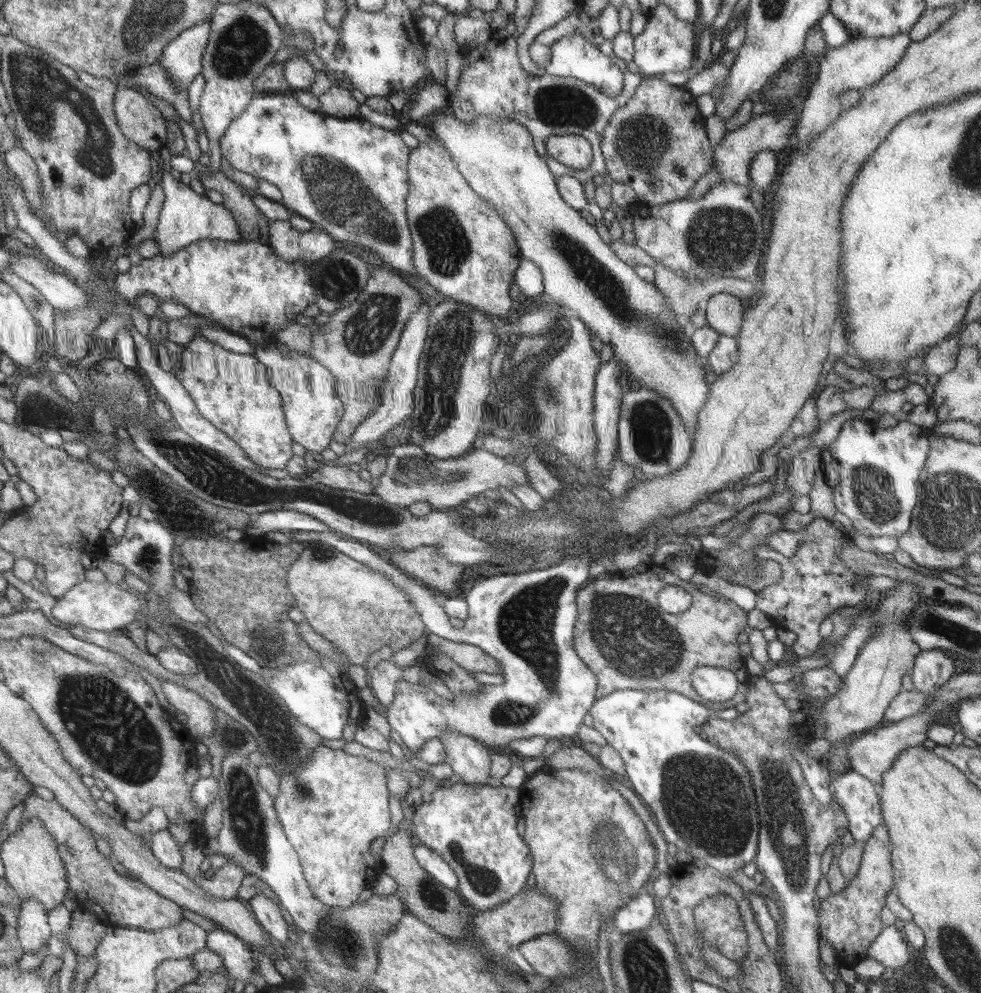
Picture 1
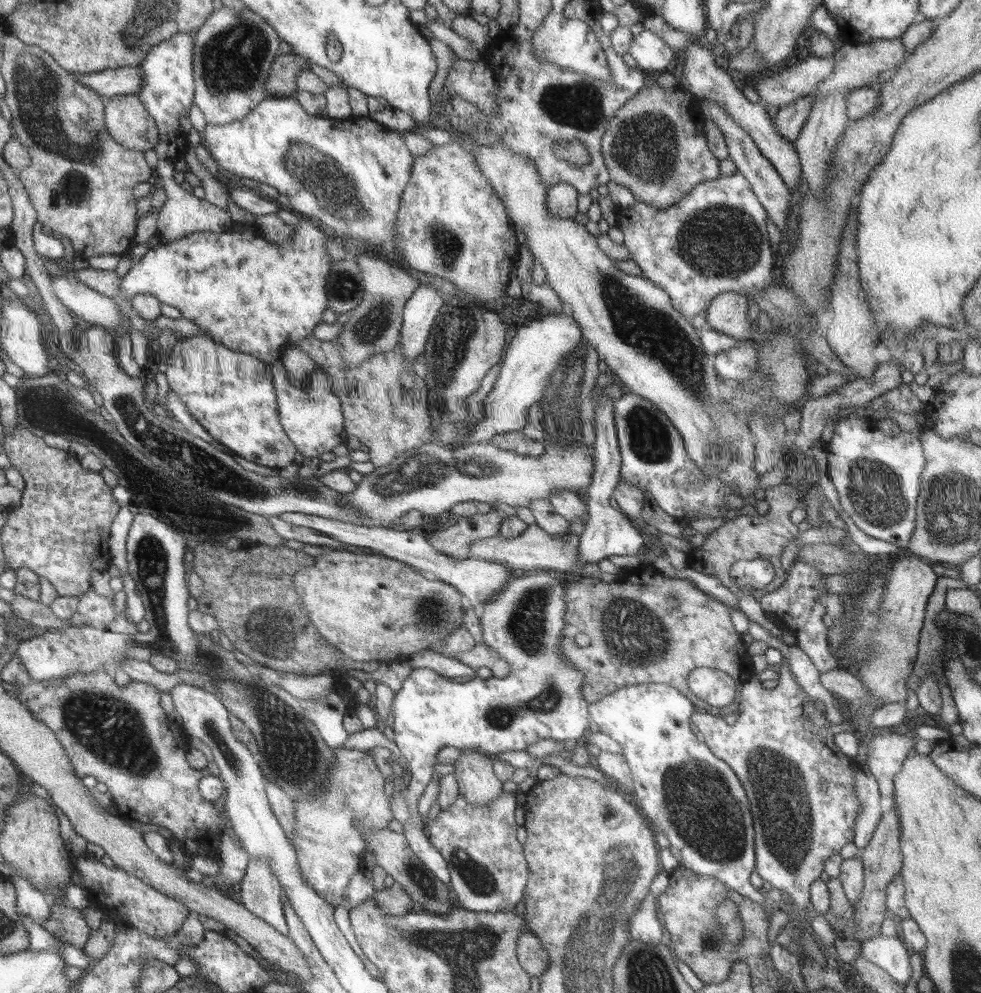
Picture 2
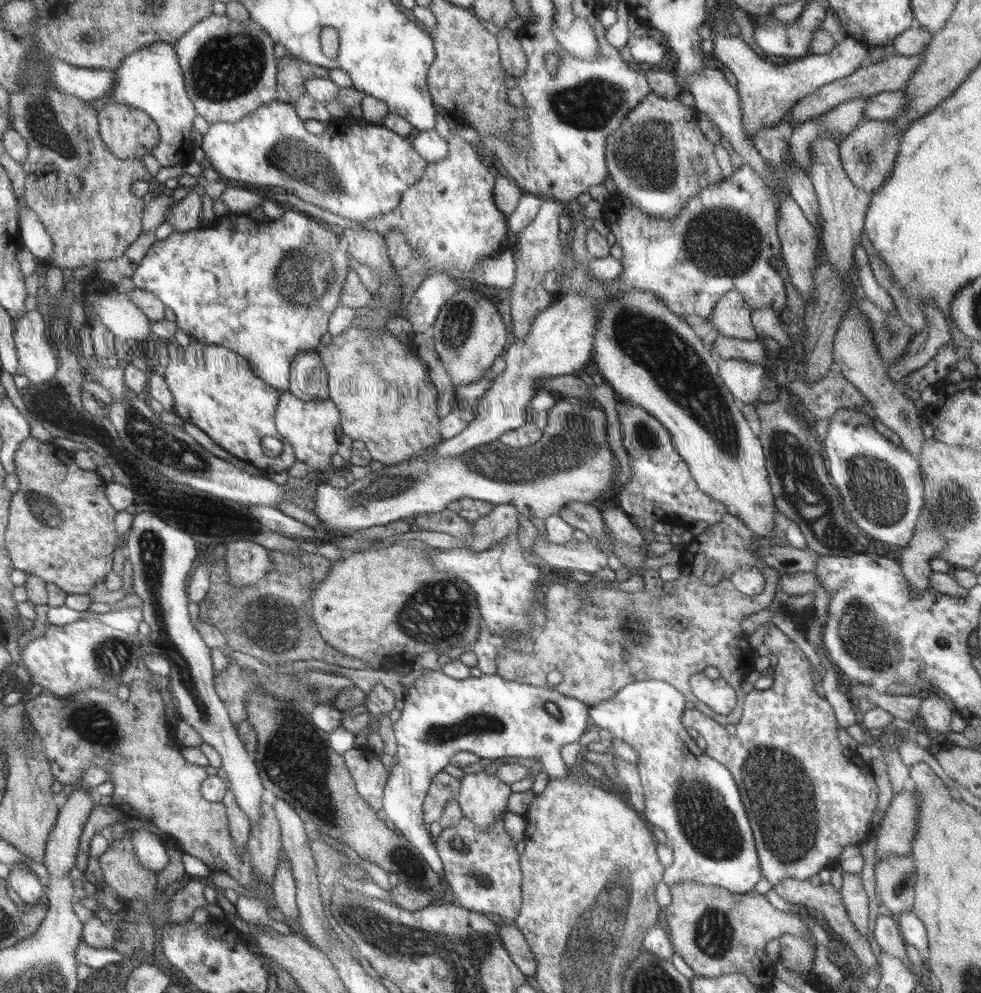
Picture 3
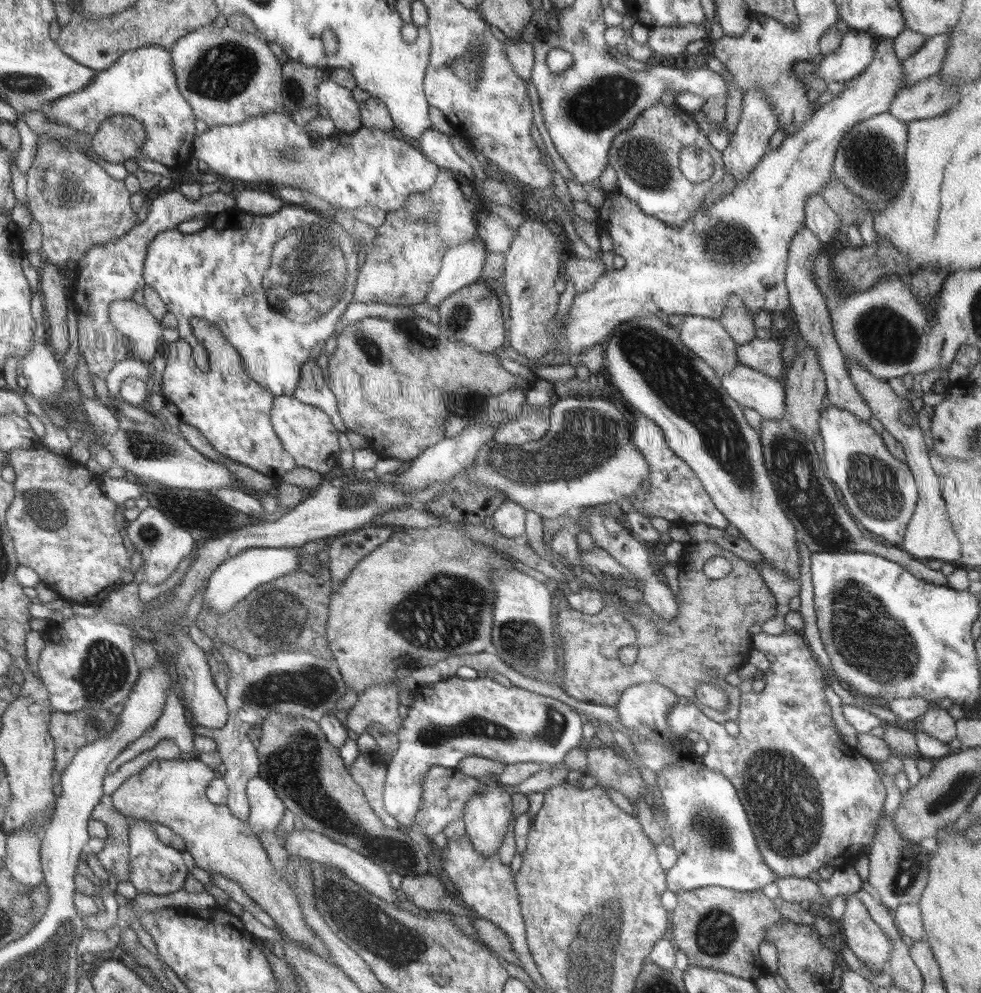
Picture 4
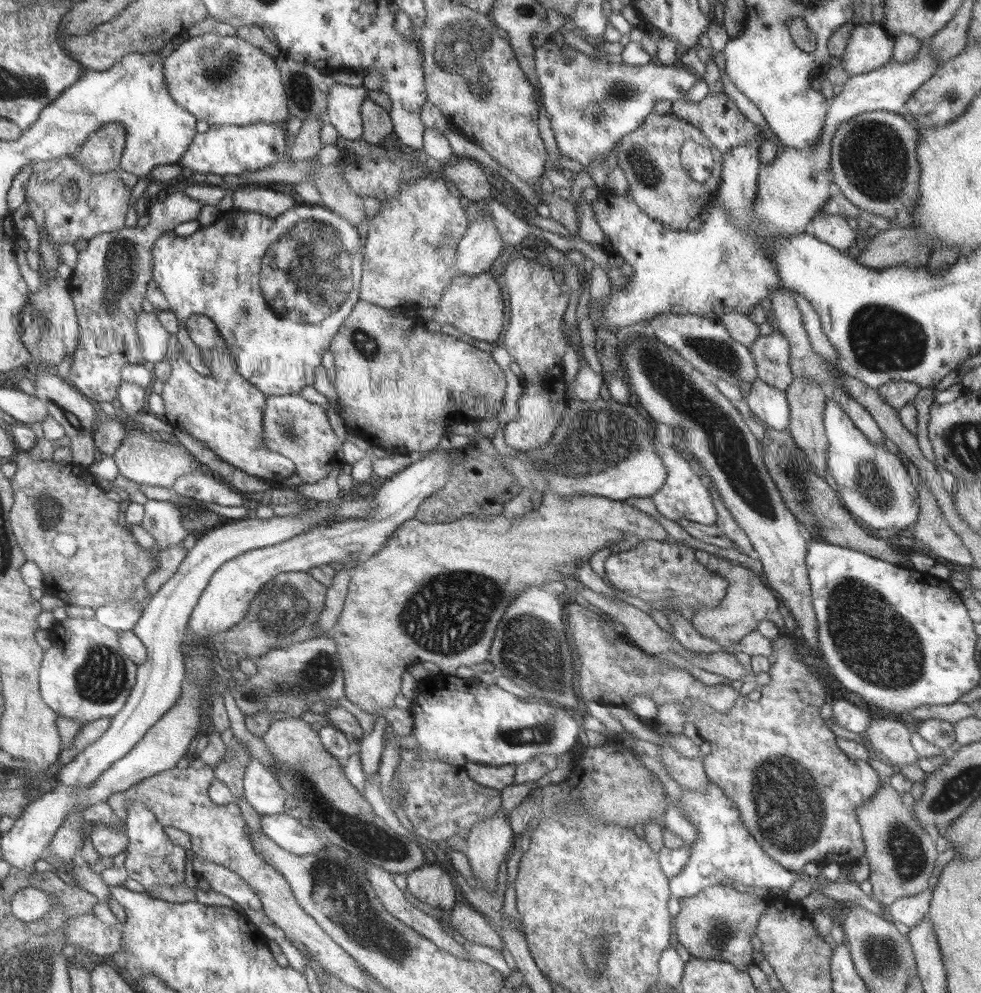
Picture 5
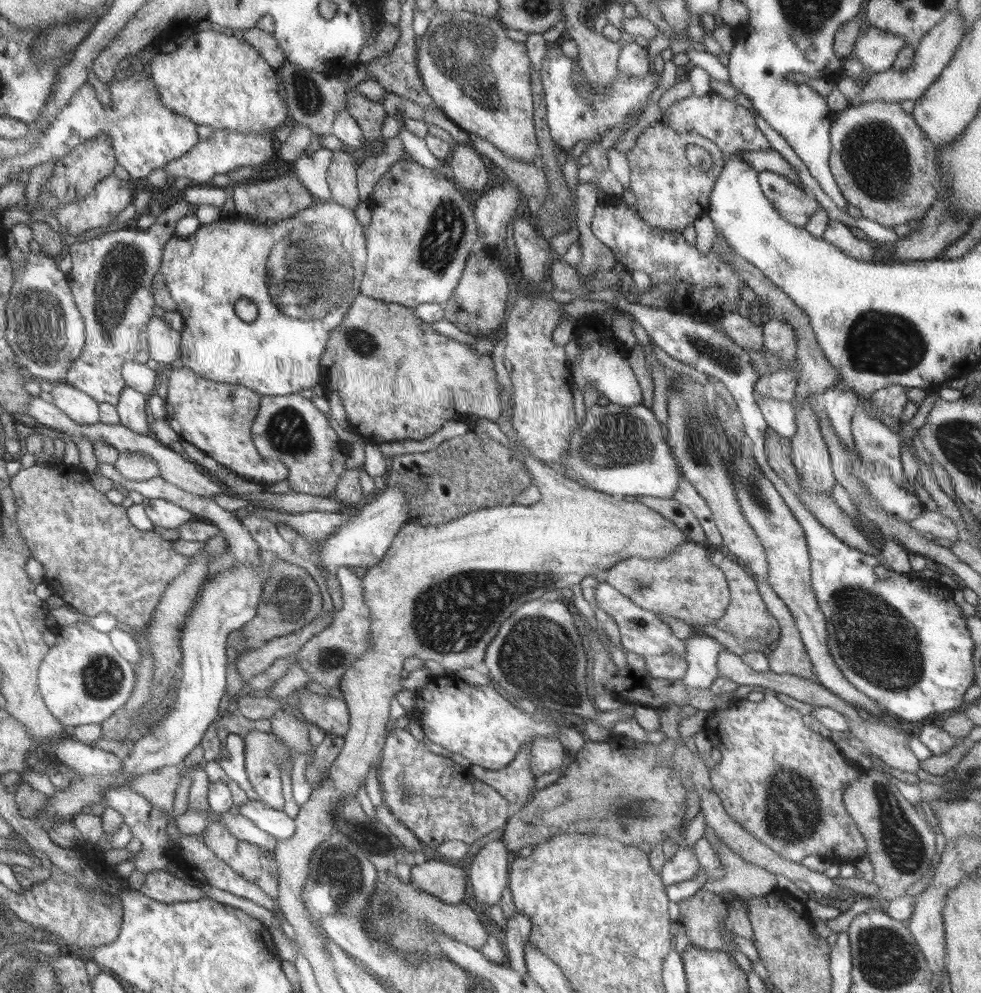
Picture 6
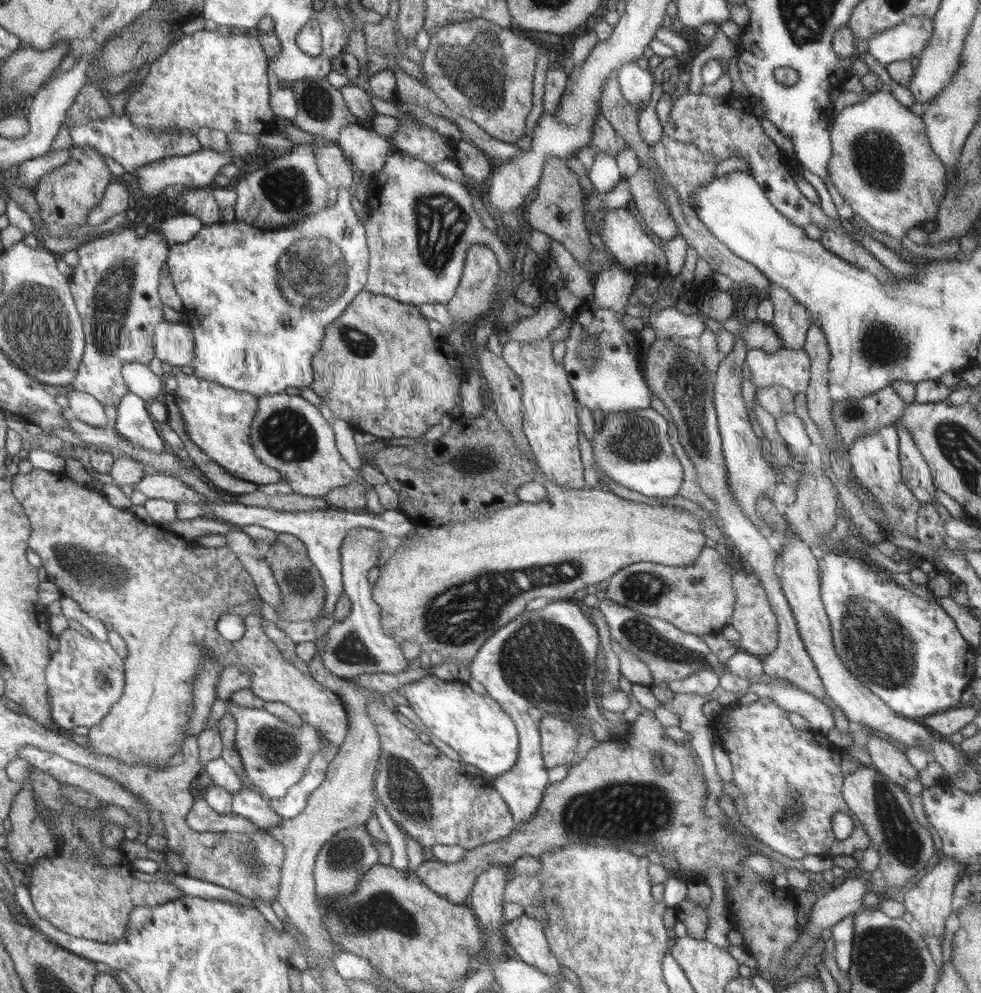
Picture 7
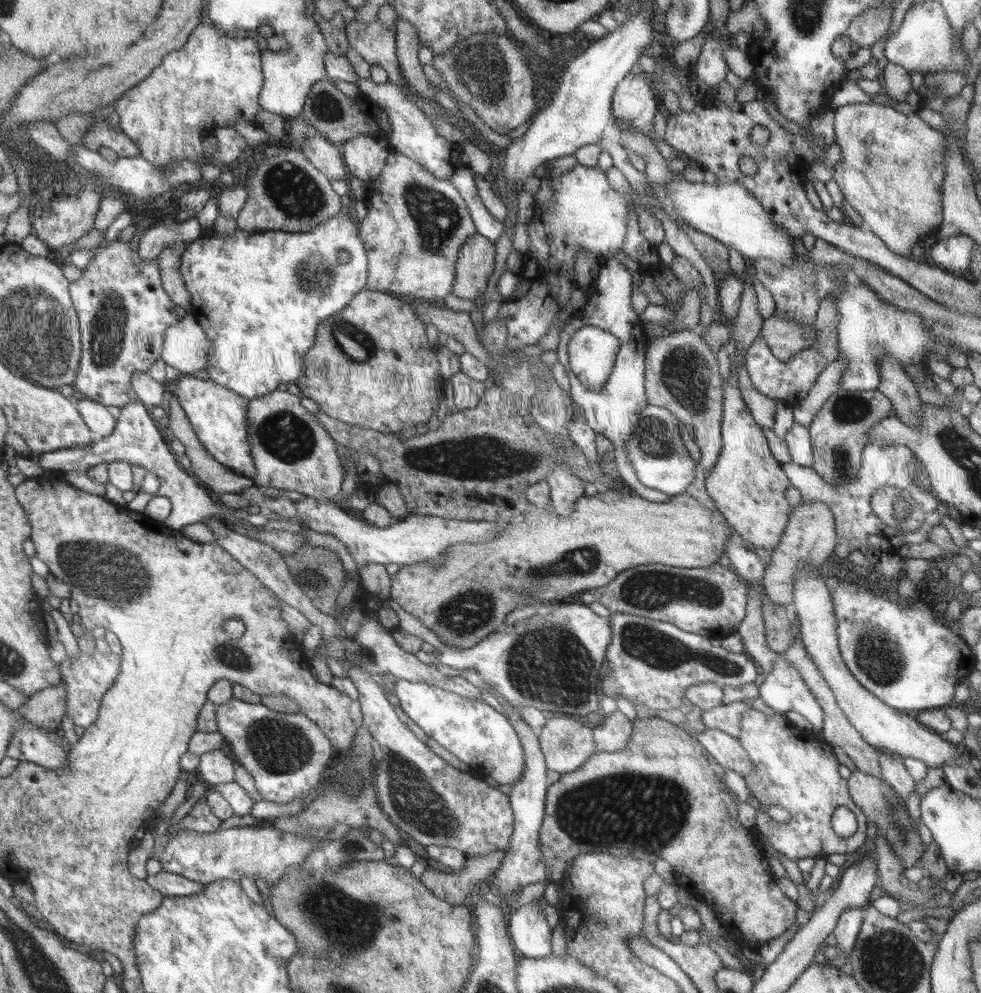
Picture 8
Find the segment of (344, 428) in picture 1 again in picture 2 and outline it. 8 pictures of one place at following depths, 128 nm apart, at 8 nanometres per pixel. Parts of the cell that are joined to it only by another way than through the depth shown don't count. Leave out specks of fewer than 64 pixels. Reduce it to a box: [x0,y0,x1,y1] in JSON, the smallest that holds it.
[336,253,419,365]

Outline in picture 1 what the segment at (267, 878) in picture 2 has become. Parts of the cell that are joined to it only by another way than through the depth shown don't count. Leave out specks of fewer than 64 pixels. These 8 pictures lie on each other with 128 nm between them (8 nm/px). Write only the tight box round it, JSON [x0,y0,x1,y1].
[247,894,290,944]

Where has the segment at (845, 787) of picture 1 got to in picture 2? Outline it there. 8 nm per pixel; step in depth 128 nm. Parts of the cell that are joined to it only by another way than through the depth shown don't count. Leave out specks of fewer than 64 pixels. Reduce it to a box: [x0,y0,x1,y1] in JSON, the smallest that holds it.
[852,766,884,850]

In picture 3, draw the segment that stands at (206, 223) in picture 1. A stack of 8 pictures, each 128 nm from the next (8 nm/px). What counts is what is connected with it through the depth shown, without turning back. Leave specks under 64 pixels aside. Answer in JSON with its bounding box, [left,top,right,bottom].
[166,193,202,232]

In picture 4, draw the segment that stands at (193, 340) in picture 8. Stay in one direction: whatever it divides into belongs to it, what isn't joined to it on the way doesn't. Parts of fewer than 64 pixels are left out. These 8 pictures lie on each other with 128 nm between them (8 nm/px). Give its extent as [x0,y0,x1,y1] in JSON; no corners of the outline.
[110,299,163,360]

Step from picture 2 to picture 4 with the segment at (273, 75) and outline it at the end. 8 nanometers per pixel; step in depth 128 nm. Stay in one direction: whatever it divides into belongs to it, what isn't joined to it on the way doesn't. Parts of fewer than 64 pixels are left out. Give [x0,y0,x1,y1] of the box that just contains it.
[281,59,330,112]

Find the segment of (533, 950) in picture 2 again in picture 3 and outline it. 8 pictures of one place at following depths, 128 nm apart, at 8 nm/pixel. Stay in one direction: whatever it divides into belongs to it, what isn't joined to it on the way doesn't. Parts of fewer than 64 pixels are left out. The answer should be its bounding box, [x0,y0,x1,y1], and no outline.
[498,923,537,977]

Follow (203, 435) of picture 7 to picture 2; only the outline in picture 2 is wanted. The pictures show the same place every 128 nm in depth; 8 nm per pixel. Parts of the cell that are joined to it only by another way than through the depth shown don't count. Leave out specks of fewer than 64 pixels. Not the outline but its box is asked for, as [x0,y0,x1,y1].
[165,335,296,469]

